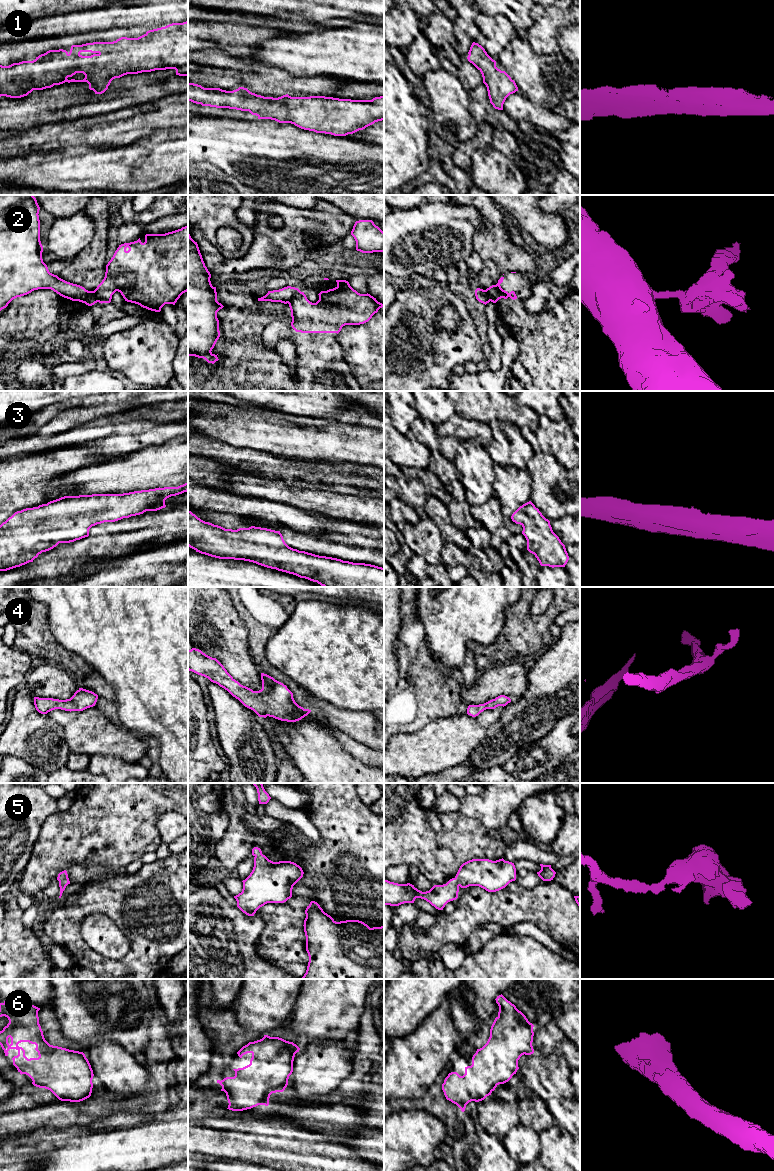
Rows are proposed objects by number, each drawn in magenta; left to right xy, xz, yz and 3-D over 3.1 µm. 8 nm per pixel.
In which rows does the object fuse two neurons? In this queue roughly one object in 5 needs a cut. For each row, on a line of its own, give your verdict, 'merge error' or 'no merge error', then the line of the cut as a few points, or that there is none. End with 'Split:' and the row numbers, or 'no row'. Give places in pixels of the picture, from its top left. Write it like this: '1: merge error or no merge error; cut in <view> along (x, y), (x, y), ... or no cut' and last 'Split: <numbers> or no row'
1: no merge error; no cut
2: merge error; cut in xz along (299, 290), (288, 303)
3: no merge error; no cut
4: no merge error; no cut
5: no merge error; no cut
6: no merge error; no cut
Split: 2

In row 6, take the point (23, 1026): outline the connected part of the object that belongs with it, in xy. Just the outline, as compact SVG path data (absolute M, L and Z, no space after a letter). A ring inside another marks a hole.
M22 998L0 1003L0 1017L5 1016L9 1020L9 1023L0 1031L0 1045L5 1056L8 1056L10 1049L16 1049L18 1055L12 1060L18 1072L21 1075L28 1075L34 1086L50 1090L59 1100L80 1102L89 1098L92 1093L94 1074L88 1059L83 1052L50 1045L45 1040L39 1024L39 1010L40 1008ZM21 1042L35 1044L39 1057L28 1059L25 1056L25 1050L18 1046Z

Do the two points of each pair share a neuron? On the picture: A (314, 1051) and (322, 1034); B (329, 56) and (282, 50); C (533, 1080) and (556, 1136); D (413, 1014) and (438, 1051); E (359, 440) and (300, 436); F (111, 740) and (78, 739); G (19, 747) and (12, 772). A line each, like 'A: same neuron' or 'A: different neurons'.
A: different neurons
B: same neuron
C: different neurons
D: different neurons
E: same neuron
F: same neuron
G: different neurons

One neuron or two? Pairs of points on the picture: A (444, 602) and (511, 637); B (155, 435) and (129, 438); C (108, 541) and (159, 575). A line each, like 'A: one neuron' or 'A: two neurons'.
A: two neurons
B: one neuron
C: two neurons

